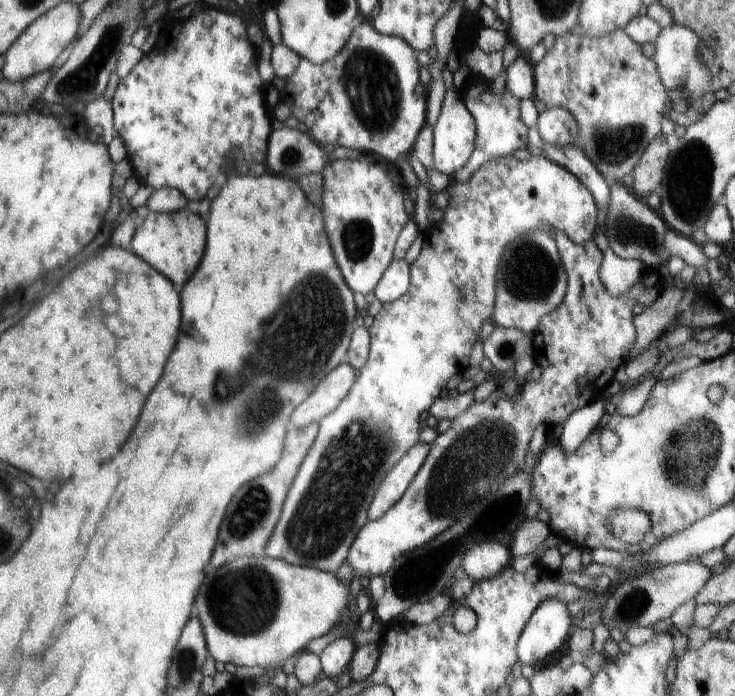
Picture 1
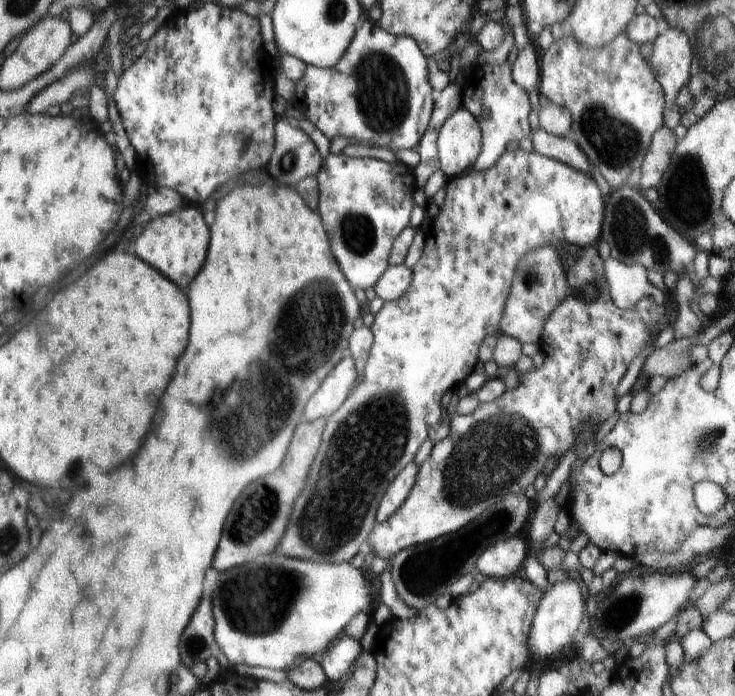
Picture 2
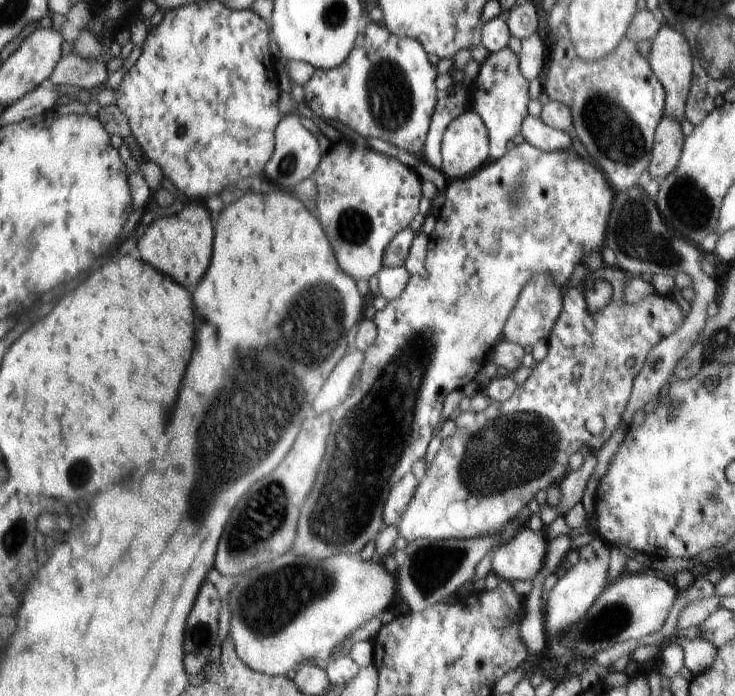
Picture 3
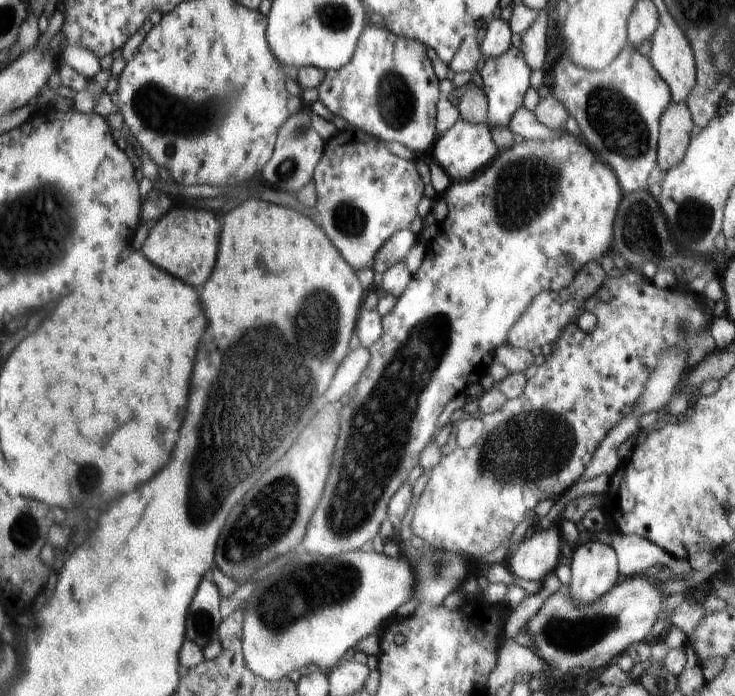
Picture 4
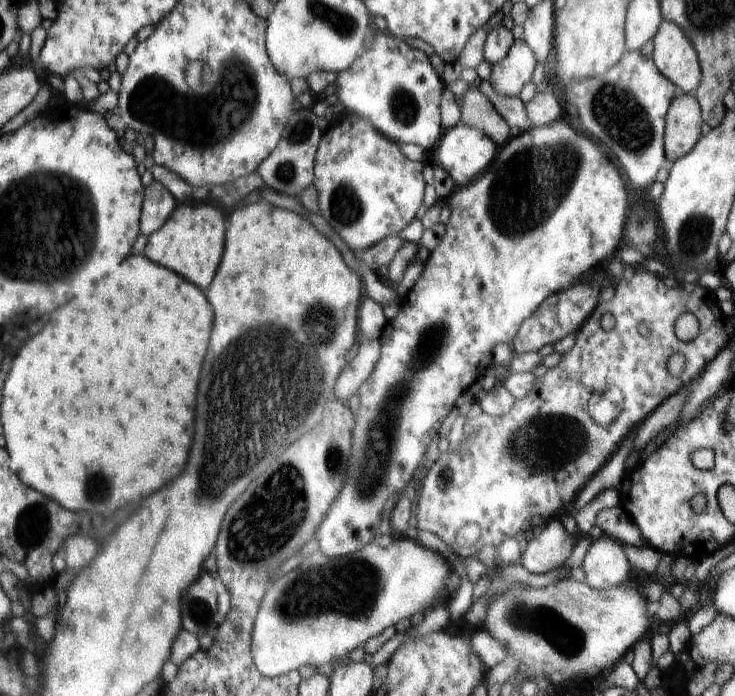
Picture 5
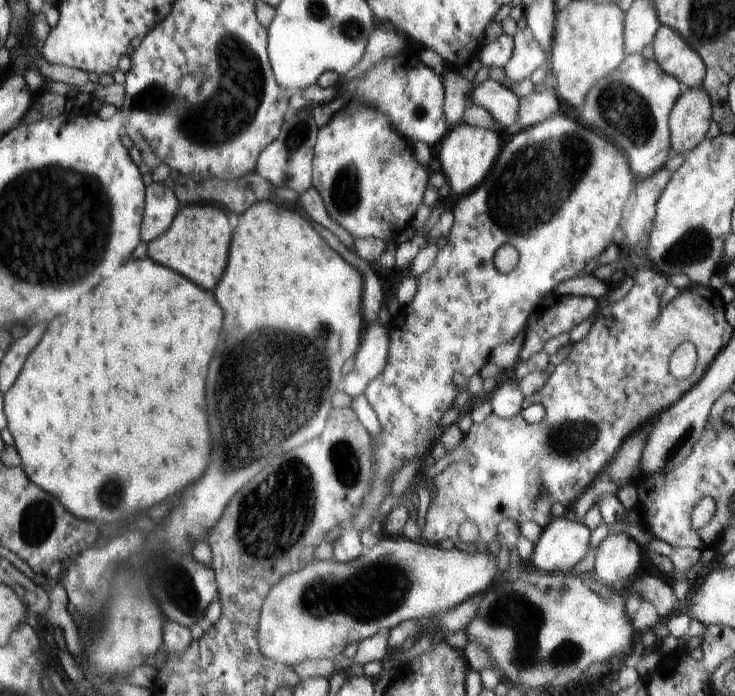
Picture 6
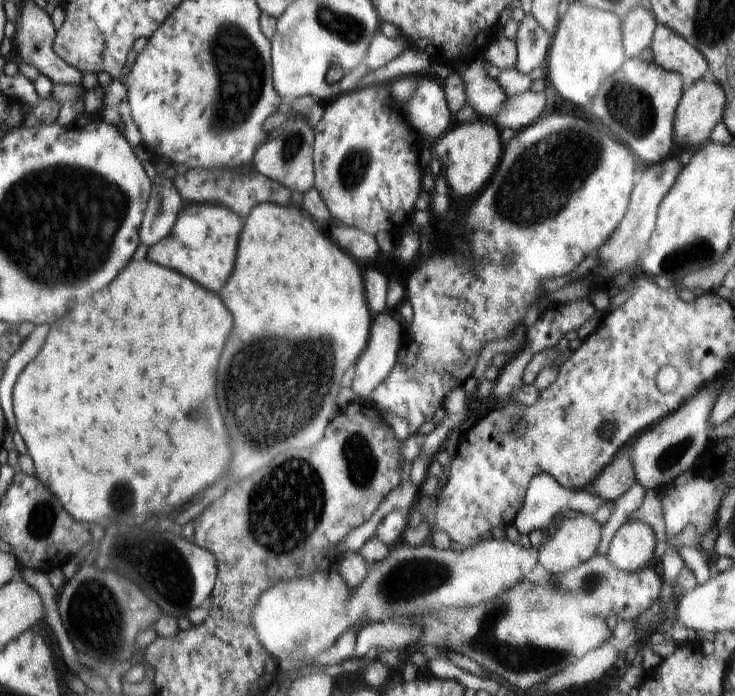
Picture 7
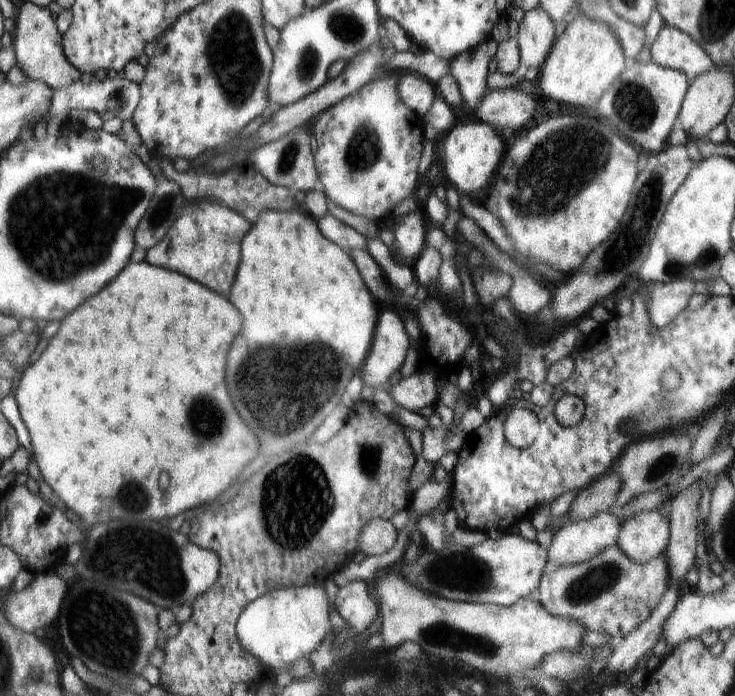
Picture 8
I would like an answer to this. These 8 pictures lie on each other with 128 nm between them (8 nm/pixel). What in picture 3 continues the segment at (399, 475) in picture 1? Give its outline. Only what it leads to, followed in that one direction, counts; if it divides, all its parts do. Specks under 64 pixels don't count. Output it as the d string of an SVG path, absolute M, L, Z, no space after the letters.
M410 472L392 487L384 503L383 527L395 525L400 516L404 514L417 484L416 476Z

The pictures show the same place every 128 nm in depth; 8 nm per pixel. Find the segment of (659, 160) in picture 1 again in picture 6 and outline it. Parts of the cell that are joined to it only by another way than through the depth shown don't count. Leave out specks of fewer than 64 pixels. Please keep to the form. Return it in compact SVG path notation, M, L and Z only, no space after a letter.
M701 88L680 93L669 116L670 142L673 155L686 156L704 140L712 124L712 104Z

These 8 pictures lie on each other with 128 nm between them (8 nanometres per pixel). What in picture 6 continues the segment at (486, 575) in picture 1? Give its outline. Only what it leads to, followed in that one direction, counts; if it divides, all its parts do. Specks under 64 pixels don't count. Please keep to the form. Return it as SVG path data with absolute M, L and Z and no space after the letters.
M571 515L552 519L534 545L532 564L542 572L570 575L574 566L585 560L590 534L592 531Z

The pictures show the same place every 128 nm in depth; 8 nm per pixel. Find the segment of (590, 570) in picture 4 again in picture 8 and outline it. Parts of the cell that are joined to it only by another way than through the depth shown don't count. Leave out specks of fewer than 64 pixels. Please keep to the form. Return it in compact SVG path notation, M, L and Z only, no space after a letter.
M655 509L622 521L616 546L631 562L645 564L664 555L668 540L668 516Z

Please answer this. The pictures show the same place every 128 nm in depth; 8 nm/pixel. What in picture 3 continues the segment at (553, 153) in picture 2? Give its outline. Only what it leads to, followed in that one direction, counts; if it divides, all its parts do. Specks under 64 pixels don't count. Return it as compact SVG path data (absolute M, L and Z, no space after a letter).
M526 114L521 128L525 142L539 148L544 152L560 152L560 150L571 150L572 138L567 132L550 128L542 122L540 117Z

